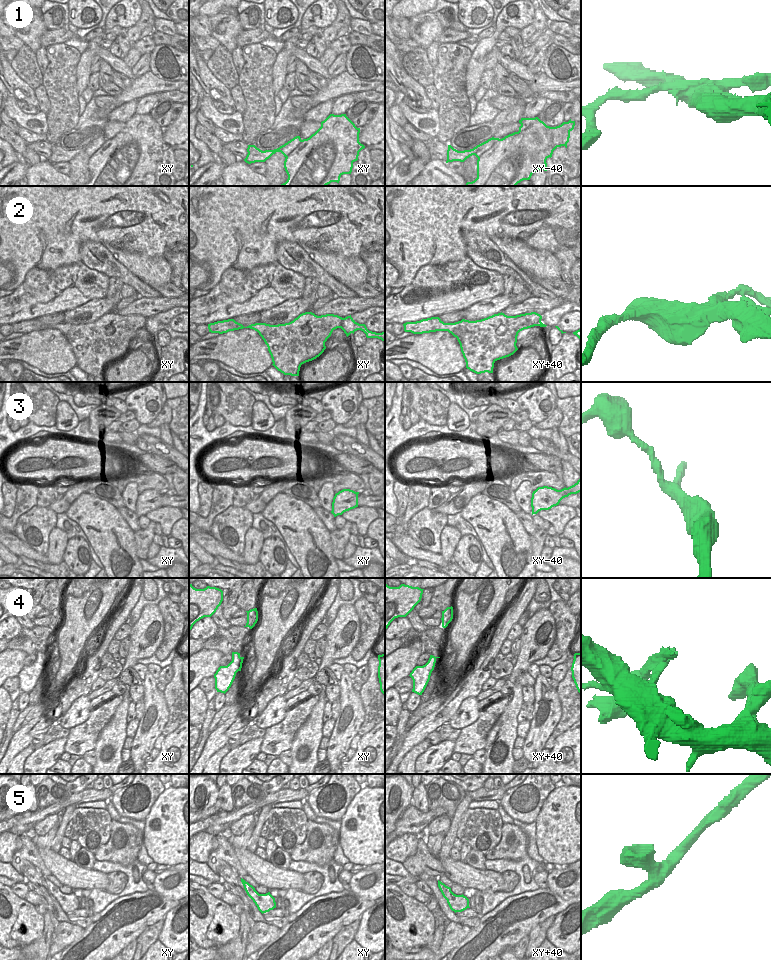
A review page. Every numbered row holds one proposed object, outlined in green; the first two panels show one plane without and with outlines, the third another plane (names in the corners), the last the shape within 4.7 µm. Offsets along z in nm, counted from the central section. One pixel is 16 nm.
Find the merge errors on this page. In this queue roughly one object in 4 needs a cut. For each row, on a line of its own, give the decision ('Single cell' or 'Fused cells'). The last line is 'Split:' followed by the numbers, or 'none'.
1: Fused cells
2: Fused cells
3: Single cell
4: Fused cells
5: Single cell
Split: 1, 2, 4

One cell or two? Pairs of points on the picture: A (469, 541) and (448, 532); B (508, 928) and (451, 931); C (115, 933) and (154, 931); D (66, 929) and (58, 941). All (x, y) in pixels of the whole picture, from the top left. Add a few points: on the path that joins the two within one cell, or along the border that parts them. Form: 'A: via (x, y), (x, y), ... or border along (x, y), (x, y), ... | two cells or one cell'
A: border along (461, 536), (452, 559) | two cells
B: border along (471, 928), (455, 948) | two cells
C: border along (162, 919), (149, 925), (136, 939) | two cells
D: via (65, 932), (61, 938) | one cell

